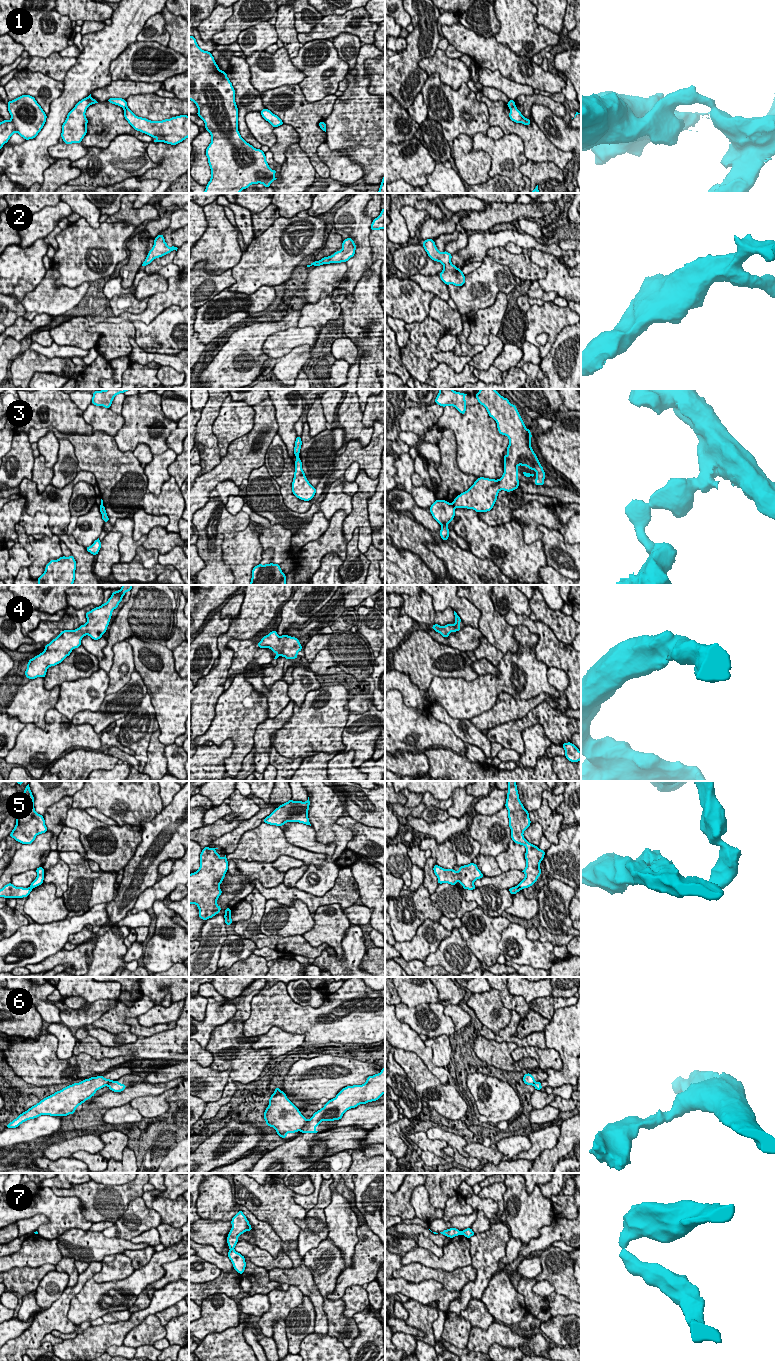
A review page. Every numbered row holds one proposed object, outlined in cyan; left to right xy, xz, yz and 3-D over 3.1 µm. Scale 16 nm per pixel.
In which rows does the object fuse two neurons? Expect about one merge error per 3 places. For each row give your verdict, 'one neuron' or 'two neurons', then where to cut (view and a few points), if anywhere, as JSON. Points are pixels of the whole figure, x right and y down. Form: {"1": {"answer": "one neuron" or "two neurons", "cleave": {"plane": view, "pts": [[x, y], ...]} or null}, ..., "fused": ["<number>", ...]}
{"1": {"answer": "two neurons", "cleave": {"plane": "xy", "pts": [[126, 106], [124, 109]]}}, "2": {"answer": "one neuron", "cleave": null}, "3": {"answer": "two neurons", "cleave": {"plane": "yz", "pts": [[452, 504], [455, 507]]}}, "4": {"answer": "one neuron", "cleave": null}, "5": {"answer": "two neurons", "cleave": {"plane": "yz", "pts": [[516, 886], [520, 889]]}}, "6": {"answer": "two neurons", "cleave": {"plane": "xz", "pts": [[308, 1120], [300, 1129]]}}, "7": {"answer": "two neurons", "cleave": {"plane": "xz", "pts": [[230, 1248], [233, 1249]]}}, "fused": ["1", "3", "5", "6", "7"]}

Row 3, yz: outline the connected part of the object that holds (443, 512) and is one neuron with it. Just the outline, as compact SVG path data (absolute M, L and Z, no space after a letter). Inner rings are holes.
M437 500L430 506L430 513L433 518L442 526L440 536L442 540L449 538L449 529L447 525L454 519L455 507L452 503L445 500Z

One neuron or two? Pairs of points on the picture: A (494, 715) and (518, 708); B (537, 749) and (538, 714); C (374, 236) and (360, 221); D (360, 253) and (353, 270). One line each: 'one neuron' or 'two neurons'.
A: one neuron
B: two neurons
C: two neurons
D: one neuron

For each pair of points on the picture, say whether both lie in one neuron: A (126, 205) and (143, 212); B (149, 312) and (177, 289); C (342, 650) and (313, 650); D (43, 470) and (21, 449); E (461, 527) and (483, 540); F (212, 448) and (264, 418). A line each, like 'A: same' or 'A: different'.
A: same
B: same
C: same
D: different
E: same
F: different

